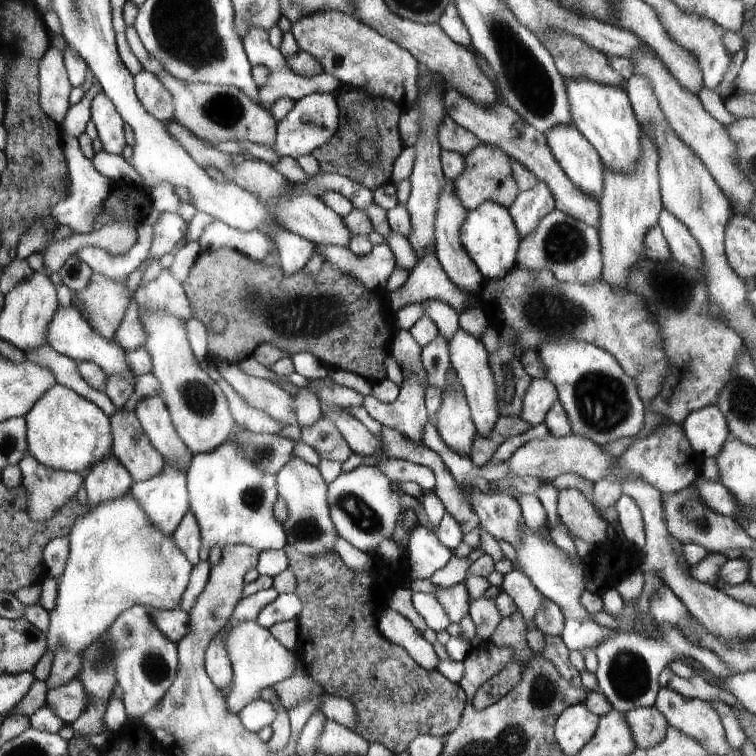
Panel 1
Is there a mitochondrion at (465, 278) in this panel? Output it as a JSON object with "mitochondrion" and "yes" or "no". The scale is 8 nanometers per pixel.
{"mitochondrion":"no"}

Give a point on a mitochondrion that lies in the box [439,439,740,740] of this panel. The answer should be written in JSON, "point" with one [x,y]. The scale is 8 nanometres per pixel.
{"point":[629,673]}

